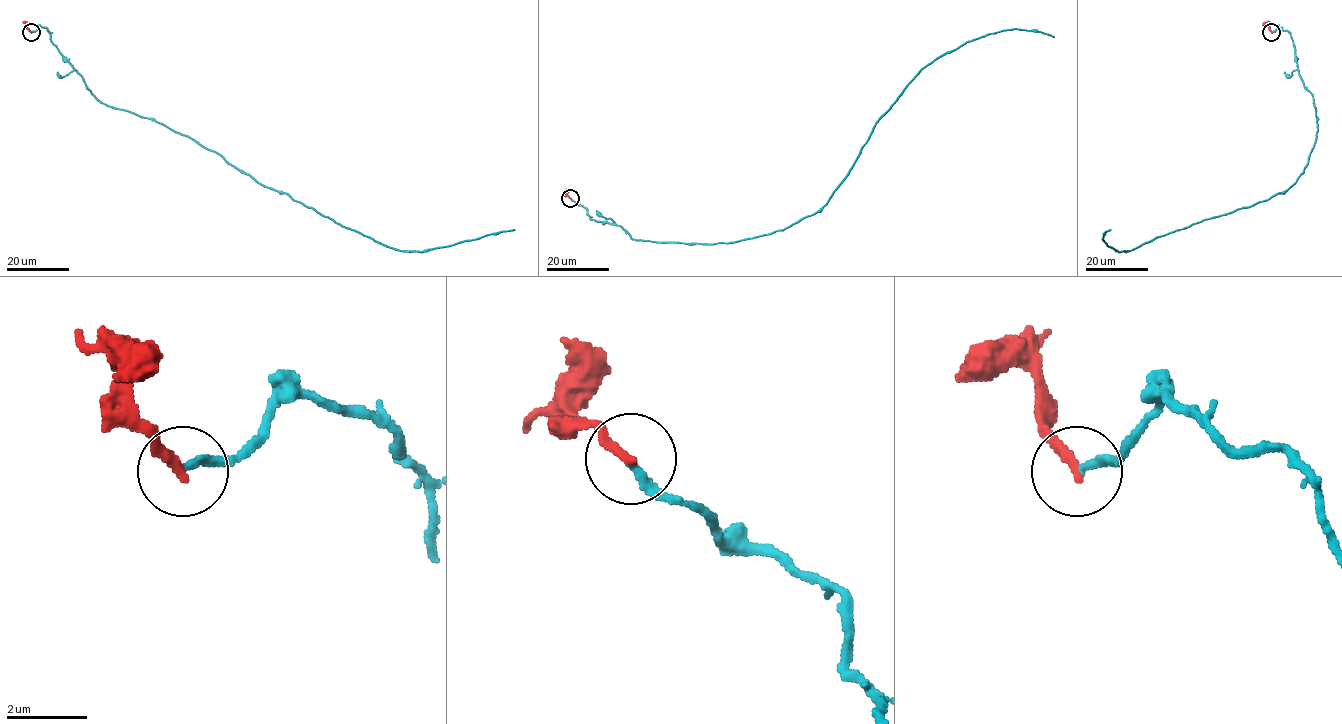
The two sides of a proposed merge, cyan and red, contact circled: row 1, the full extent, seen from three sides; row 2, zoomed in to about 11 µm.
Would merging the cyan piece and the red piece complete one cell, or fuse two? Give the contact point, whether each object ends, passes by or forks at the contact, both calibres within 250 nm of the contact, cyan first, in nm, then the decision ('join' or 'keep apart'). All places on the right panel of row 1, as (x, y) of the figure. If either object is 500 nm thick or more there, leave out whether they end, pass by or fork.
place (1271, 32); cyan ends; red ends; calibres 200 and 280 nm; join

